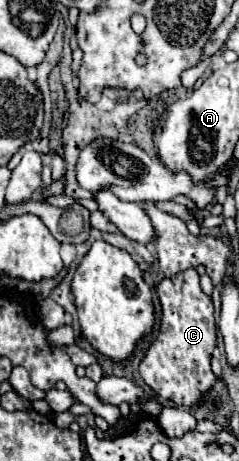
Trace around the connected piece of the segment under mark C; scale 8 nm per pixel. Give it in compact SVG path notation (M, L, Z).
M189 268L173 278L165 278L157 288L157 296L163 308L161 330L157 340L149 346L145 358L141 360L139 372L145 384L153 388L161 398L185 406L199 404L217 380L209 364L211 352L217 344L211 296L203 294L195 268Z

